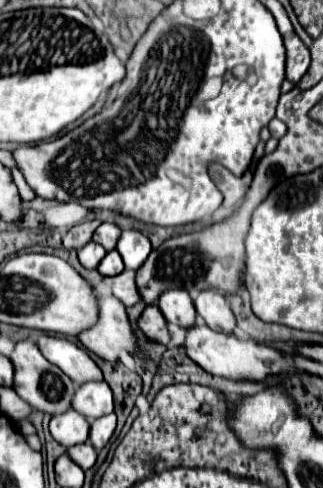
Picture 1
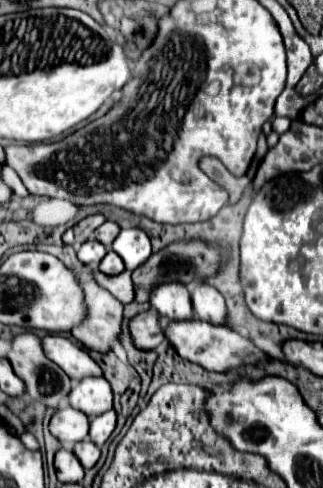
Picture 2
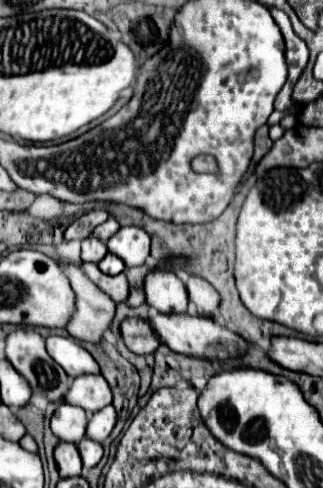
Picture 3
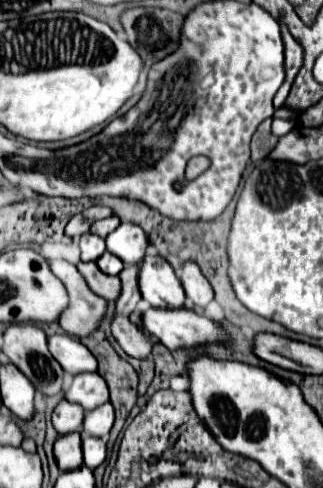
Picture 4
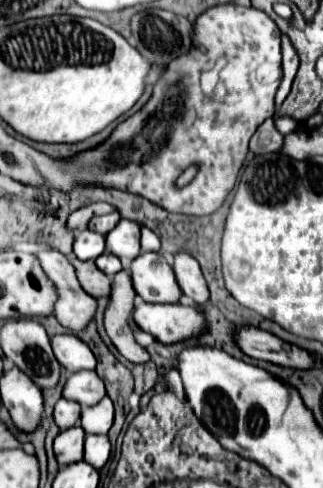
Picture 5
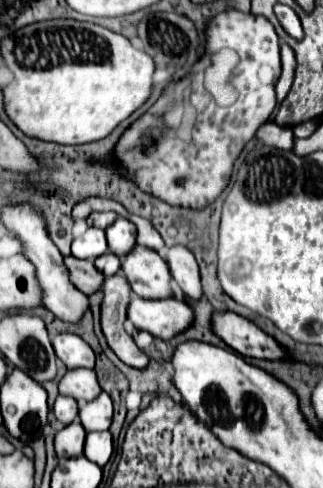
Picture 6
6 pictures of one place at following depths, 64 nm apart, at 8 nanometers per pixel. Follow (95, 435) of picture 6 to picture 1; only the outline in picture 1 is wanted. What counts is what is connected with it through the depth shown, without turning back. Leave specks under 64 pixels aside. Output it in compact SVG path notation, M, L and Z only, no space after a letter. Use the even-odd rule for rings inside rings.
M84 442L84 444L76 444L72 448L68 448L68 456L72 456L72 460L82 468L82 470L88 470L96 464L96 458L98 458L98 452L96 448L90 444L90 442Z

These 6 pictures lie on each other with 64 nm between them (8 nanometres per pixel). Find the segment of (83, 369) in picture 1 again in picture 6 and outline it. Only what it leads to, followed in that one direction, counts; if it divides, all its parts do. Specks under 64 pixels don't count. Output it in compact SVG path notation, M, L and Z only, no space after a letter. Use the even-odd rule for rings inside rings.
M64 332L52 340L56 356L68 368L94 368L94 352L92 348L76 334Z

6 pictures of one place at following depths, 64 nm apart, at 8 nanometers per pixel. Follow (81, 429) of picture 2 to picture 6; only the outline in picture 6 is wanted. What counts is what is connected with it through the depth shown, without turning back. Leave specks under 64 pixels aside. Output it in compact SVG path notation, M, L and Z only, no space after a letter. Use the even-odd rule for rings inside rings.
M58 396L56 402L54 402L54 414L56 418L62 422L62 424L70 424L76 416L78 416L78 406L76 406L76 400L70 398L70 396Z

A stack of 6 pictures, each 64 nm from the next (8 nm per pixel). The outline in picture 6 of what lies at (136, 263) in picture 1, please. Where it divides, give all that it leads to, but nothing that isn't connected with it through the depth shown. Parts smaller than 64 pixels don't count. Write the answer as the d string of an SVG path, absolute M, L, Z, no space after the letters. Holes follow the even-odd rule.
M118 216L116 222L106 228L106 238L110 252L120 258L124 256L124 252L128 252L128 248L132 248L132 244L136 244L136 226L130 220Z

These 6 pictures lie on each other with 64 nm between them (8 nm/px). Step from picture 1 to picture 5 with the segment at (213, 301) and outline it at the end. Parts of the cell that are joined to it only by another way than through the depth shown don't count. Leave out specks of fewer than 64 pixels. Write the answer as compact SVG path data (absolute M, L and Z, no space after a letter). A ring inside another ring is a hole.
M176 252L174 262L172 262L172 270L176 274L176 282L178 282L180 290L186 296L190 296L196 304L204 304L208 300L206 280L200 272L196 258L192 258L188 252Z

